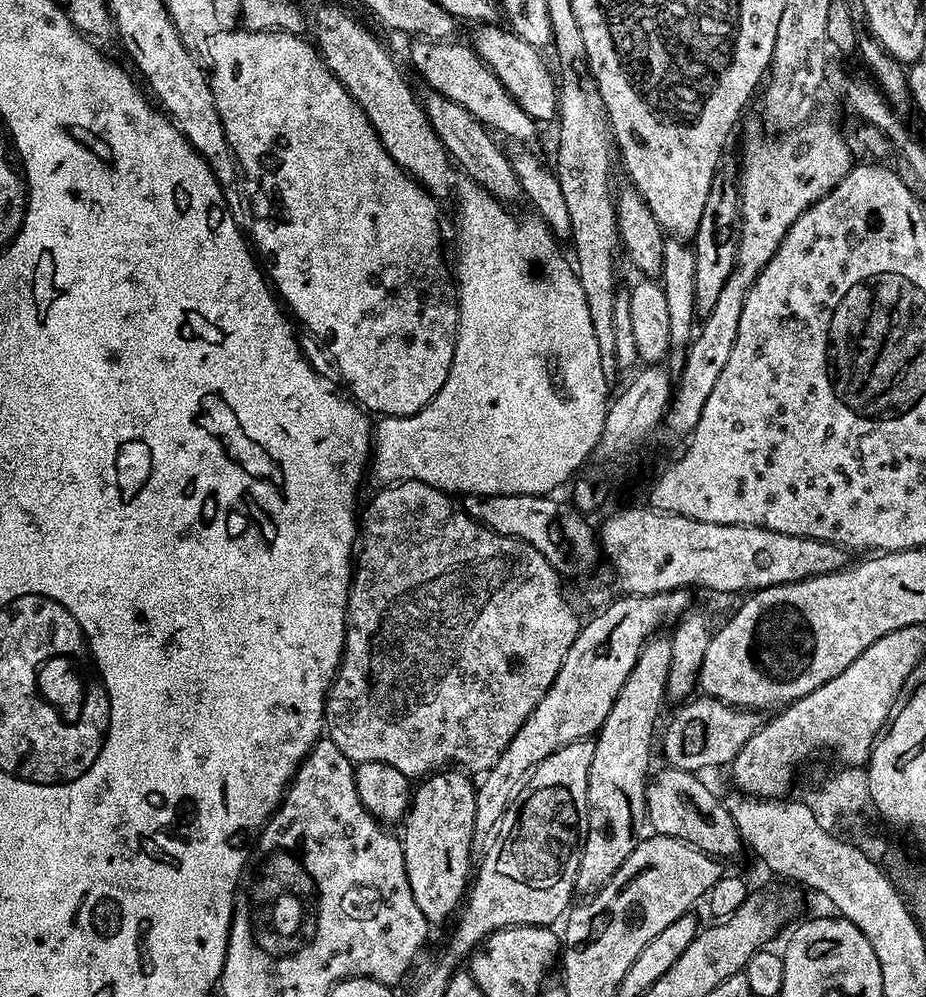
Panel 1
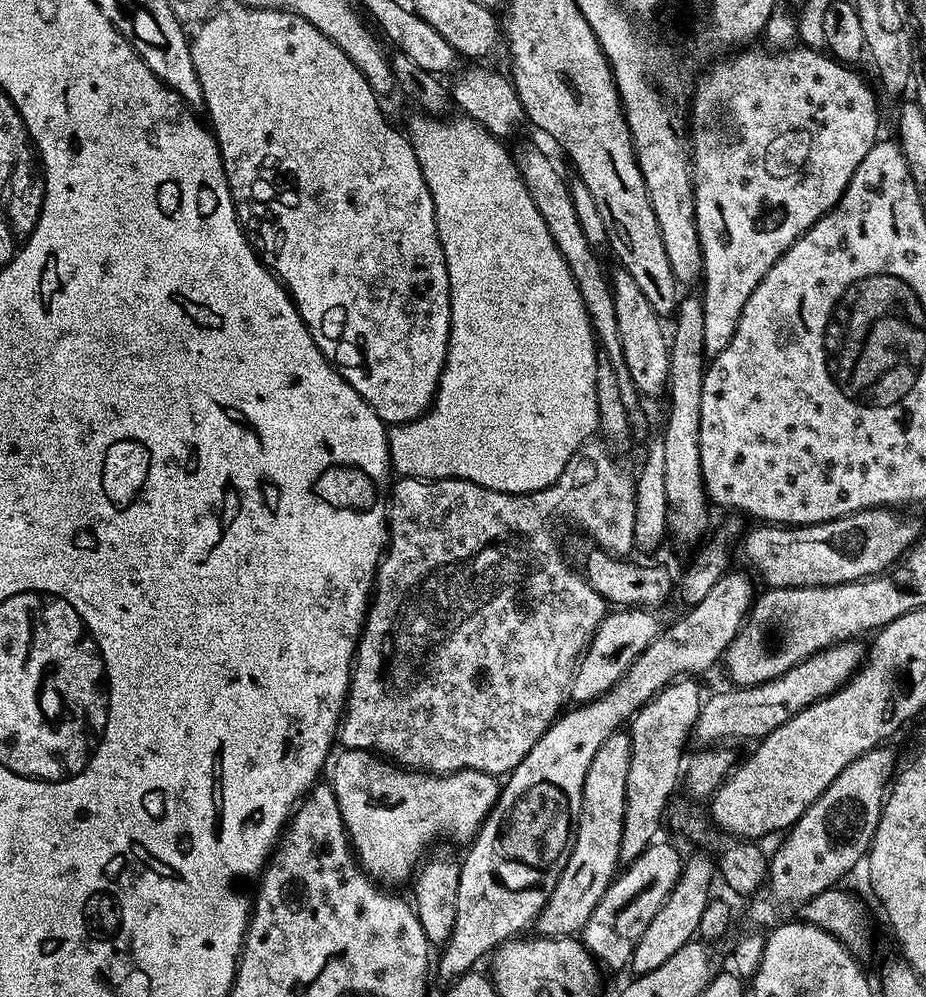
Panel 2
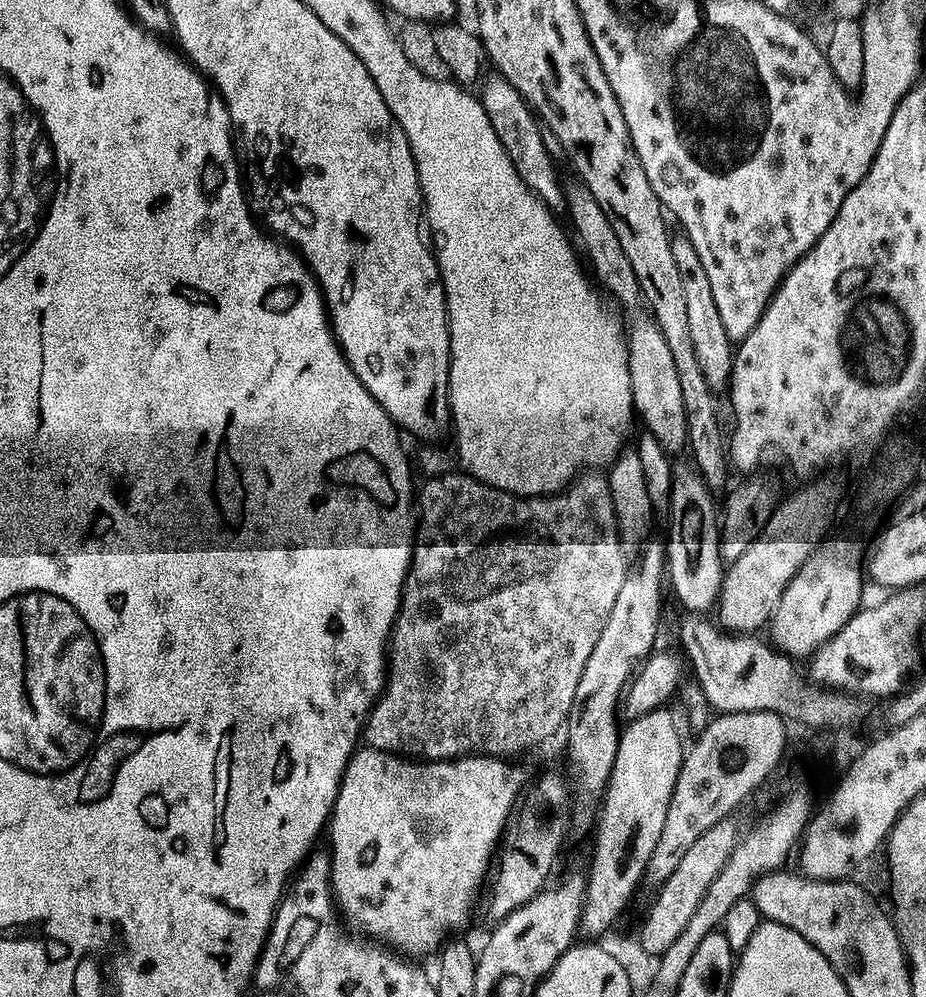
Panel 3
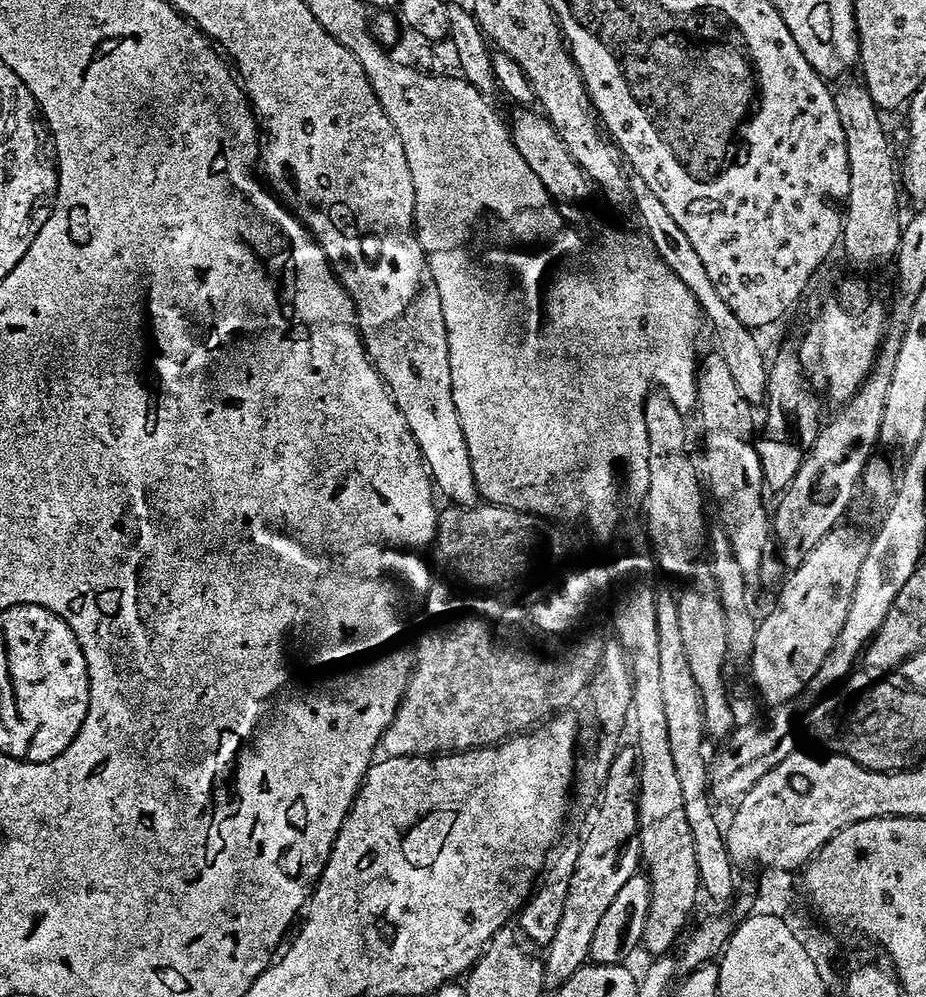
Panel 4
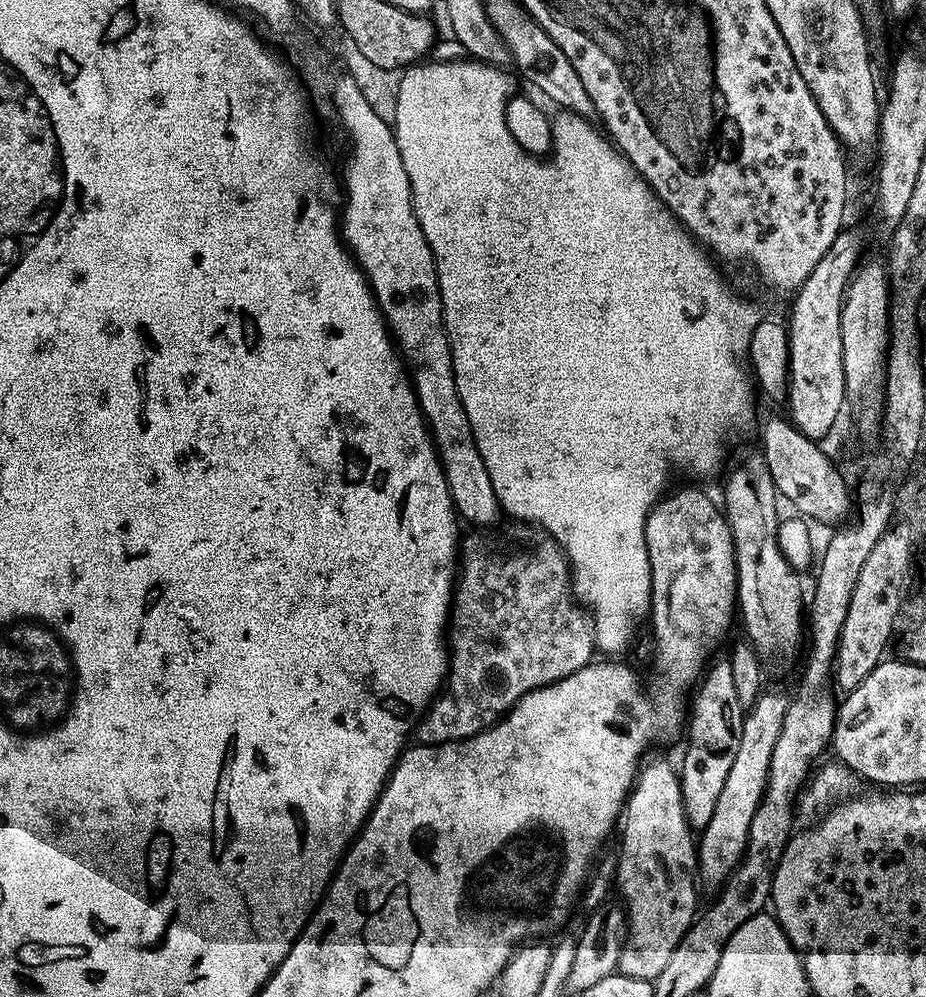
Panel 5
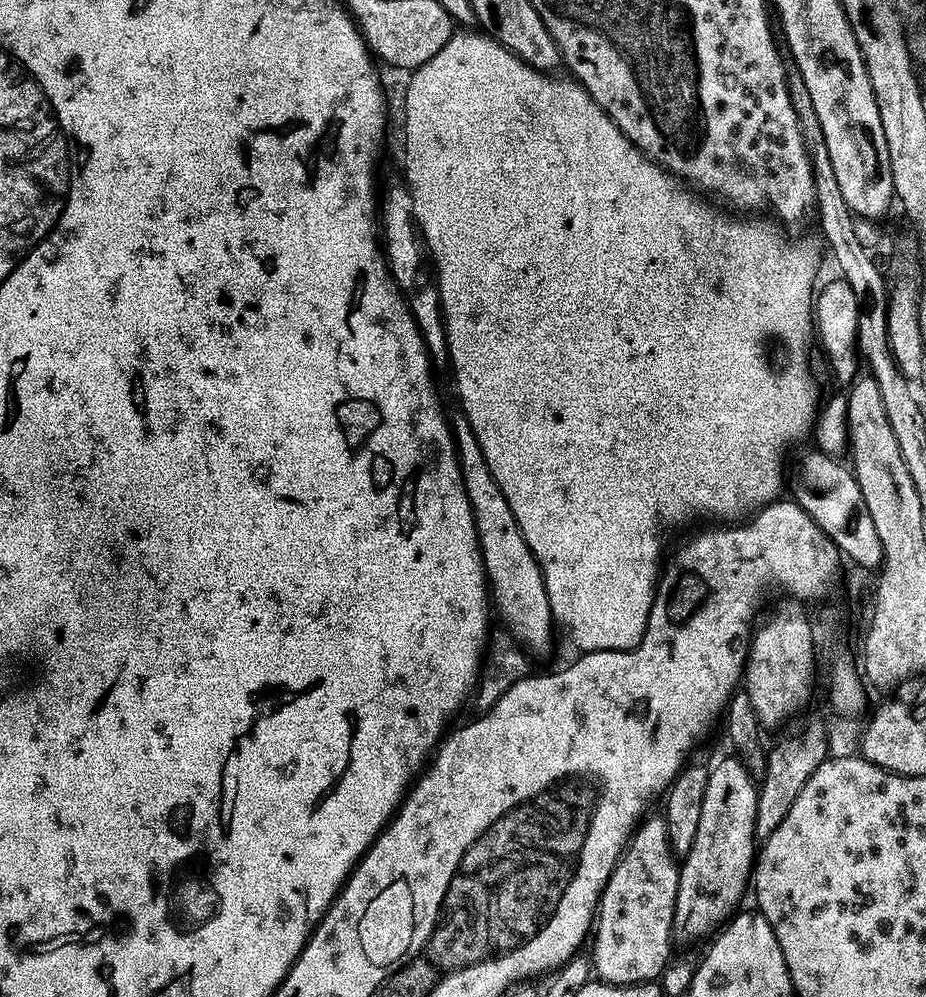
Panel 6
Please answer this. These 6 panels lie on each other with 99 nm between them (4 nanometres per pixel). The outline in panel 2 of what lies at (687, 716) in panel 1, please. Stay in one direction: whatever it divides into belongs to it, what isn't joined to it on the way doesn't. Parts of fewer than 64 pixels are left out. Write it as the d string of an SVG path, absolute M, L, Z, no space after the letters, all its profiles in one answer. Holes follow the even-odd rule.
M859 639L843 640L840 644L834 644L831 648L814 654L806 658L798 666L786 670L778 678L766 681L765 684L753 684L751 686L732 686L729 692L716 692L712 697L705 699L700 706L700 713L696 719L694 729L694 740L700 746L716 746L721 742L732 742L728 740L752 740L759 741L761 738L770 735L774 730L778 730L790 718L794 718L804 708L809 708L811 704L817 704L820 700L825 700L827 696L832 696L838 689L843 688L857 672L860 671L861 664L866 659L865 645L860 645Z

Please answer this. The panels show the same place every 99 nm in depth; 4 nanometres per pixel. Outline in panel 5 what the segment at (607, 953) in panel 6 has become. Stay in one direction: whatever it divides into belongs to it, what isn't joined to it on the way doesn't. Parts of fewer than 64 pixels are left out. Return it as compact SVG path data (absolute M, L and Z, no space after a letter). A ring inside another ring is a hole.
M645 759L639 765L636 778L632 786L632 791L628 794L628 799L624 805L622 813L622 828L624 824L624 837L620 840L620 861L616 864L616 880L620 883L620 892L623 903L626 905L627 915L627 931L626 939L623 942L623 948L620 952L619 971L625 976L633 976L634 978L642 978L643 980L653 981L658 974L662 974L662 966L666 966L670 954L674 950L674 946L684 936L690 925L692 925L694 917L697 915L696 908L696 884L698 885L698 844L694 839L693 829L688 826L688 819L684 813L682 806L682 790L680 789L680 777L677 769L672 768L664 760L648 760Z

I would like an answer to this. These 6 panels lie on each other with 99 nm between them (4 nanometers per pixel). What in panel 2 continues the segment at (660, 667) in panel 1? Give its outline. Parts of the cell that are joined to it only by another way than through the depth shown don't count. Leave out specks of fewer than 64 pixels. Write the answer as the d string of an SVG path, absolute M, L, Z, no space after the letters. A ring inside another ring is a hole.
M621 730L606 738L602 746L598 746L594 762L590 762L590 770L586 770L582 810L572 853L566 862L566 870L562 870L562 878L558 878L558 886L554 886L554 894L534 922L535 931L540 931L537 933L541 937L575 937L583 933L586 922L590 922L590 914L594 914L594 906L598 906L618 875L616 864L621 863L620 847L631 753L632 737L627 731Z

